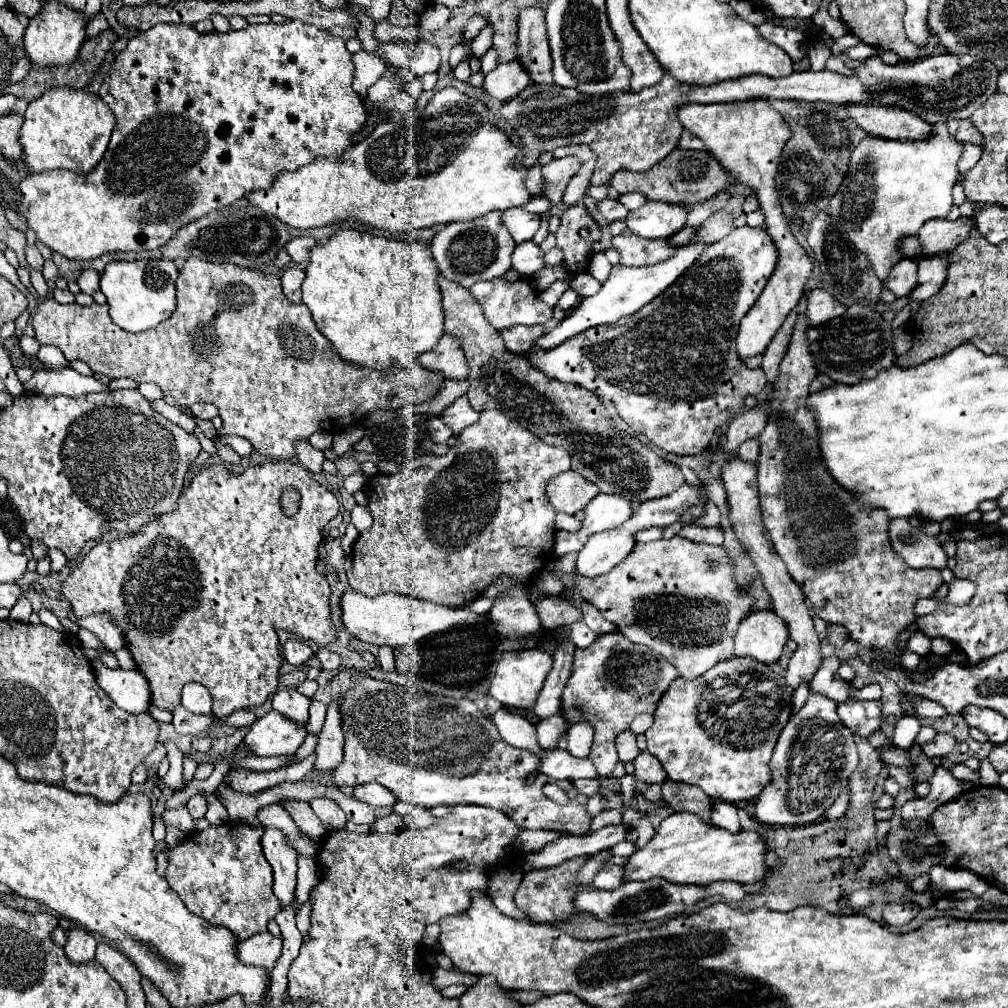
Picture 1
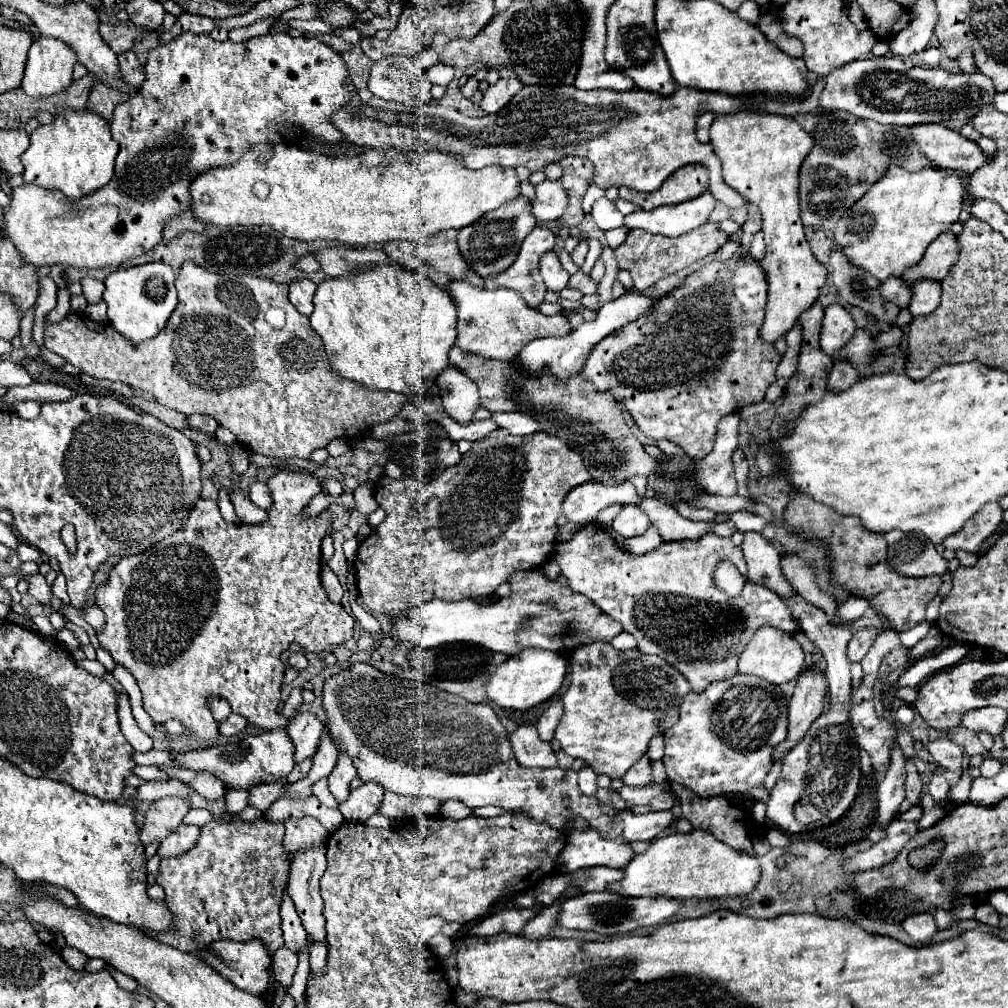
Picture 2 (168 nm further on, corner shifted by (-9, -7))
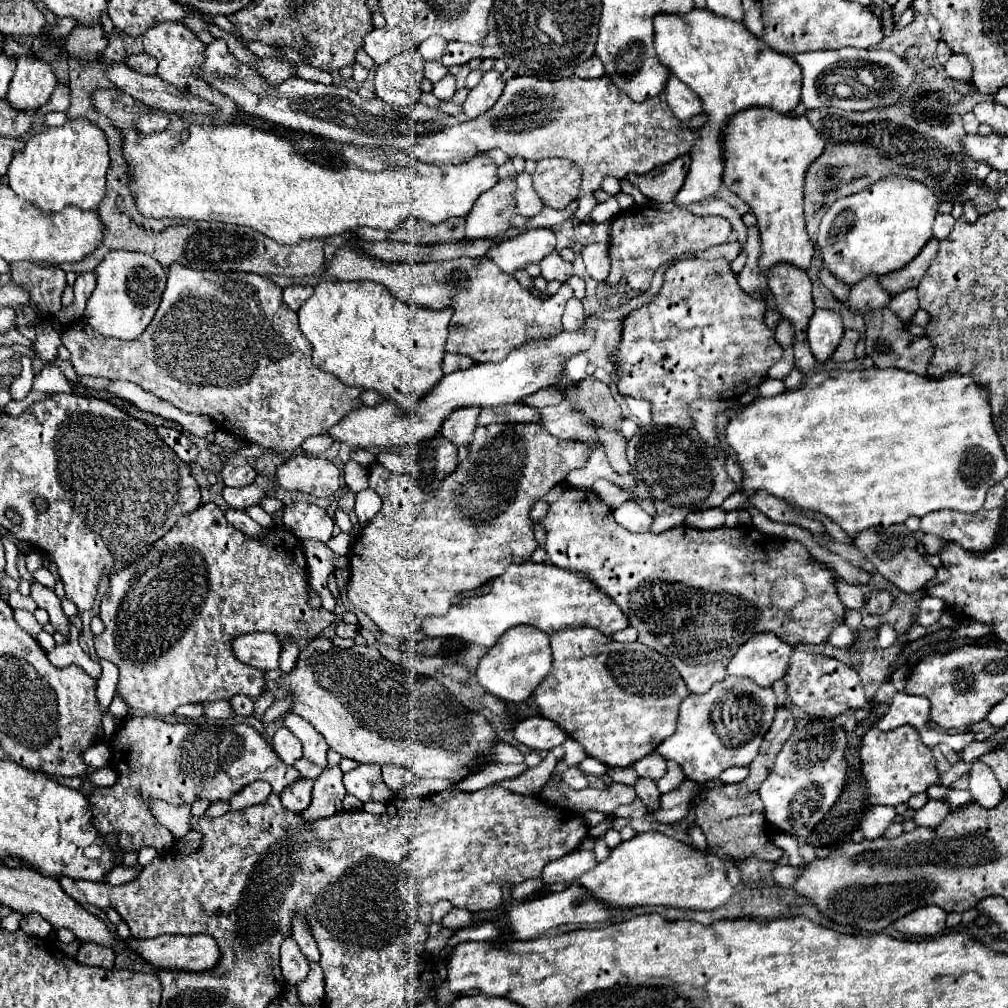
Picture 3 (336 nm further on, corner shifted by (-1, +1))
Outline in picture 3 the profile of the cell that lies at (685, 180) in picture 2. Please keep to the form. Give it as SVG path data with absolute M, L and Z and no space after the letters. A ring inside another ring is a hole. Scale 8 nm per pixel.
M684 157L666 163L664 167L652 169L648 175L628 175L626 179L650 201L668 203L674 199L676 191L682 187L688 175L688 167Z

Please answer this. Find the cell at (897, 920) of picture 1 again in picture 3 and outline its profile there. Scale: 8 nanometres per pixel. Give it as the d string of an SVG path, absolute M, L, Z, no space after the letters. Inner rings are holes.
M920 907L904 915L904 919L898 919L894 927L904 935L922 937L922 935L938 935L940 931L944 931L946 929L944 921L946 911L940 911L940 907Z

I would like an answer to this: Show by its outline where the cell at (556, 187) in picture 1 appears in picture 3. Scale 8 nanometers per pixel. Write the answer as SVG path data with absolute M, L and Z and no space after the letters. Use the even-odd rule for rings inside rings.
M520 173L516 183L518 183L518 189L516 189L516 201L518 201L516 209L518 209L518 213L526 215L526 217L538 215L544 209L544 201L532 185L532 177L528 173Z

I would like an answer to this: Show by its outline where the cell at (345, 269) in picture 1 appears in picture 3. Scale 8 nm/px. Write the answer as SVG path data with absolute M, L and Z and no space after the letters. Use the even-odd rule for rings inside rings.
M320 281L312 297L298 309L300 331L312 343L314 367L336 375L344 385L376 389L386 399L396 401L406 411L412 411L418 399L442 379L442 357L448 337L452 309L418 309L400 303L388 295L388 289L374 281Z

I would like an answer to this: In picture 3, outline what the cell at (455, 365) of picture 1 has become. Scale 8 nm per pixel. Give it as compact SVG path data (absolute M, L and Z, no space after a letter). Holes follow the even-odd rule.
M460 407L452 411L442 423L442 435L454 445L468 445L472 441L472 431L476 429L480 407Z

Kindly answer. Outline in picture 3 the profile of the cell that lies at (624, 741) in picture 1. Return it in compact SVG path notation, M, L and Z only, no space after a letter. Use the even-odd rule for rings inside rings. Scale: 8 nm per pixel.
M638 777L638 781L636 781L634 789L636 789L638 797L644 801L644 805L646 805L646 807L650 807L650 809L652 809L652 807L658 803L660 793L658 793L656 783L654 783L652 779L648 779L648 777Z

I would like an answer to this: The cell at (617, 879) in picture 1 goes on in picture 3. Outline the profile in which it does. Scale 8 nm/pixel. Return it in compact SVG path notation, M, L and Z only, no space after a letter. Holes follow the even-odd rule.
M576 849L552 863L548 863L542 871L542 879L546 883L564 883L564 885L572 885L580 879L580 875L588 873L590 869L596 867L596 855L594 851L586 851L586 849Z

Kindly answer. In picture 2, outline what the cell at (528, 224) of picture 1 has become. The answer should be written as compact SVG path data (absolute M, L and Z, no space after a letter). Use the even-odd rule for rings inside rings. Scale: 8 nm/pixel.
M536 225L524 239L512 267L508 267L502 275L490 275L484 281L484 287L486 289L494 289L494 287L514 289L526 299L530 307L538 309L546 293L544 281L540 279L540 271L538 271L540 255L544 255L546 251L552 251L554 243L556 243L556 235L550 229Z

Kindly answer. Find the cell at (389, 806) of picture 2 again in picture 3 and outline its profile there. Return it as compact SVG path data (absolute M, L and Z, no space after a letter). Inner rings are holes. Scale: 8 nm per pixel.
M384 767L382 769L382 779L394 795L402 793L402 789L406 787L406 777L410 777L410 773L404 771L404 767Z

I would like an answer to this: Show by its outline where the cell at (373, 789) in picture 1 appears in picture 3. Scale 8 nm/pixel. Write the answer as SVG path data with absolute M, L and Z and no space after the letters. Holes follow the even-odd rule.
M358 765L350 773L344 775L344 785L350 795L366 801L382 801L388 803L392 799L392 793L384 787L384 781L380 777L380 767L372 765Z

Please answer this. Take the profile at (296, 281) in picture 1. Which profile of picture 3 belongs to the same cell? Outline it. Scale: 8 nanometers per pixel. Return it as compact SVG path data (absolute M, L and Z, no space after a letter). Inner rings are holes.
M292 285L284 289L284 303L292 309L298 311L302 307L302 303L312 295L312 287L310 285Z

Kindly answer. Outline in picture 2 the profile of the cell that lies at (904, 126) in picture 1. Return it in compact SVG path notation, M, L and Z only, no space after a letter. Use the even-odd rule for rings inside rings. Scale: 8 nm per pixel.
M914 125L912 135L922 153L926 153L942 169L954 169L972 175L972 171L980 169L980 165L990 163L992 159L982 153L976 141L960 137L958 131L952 131L946 125Z

